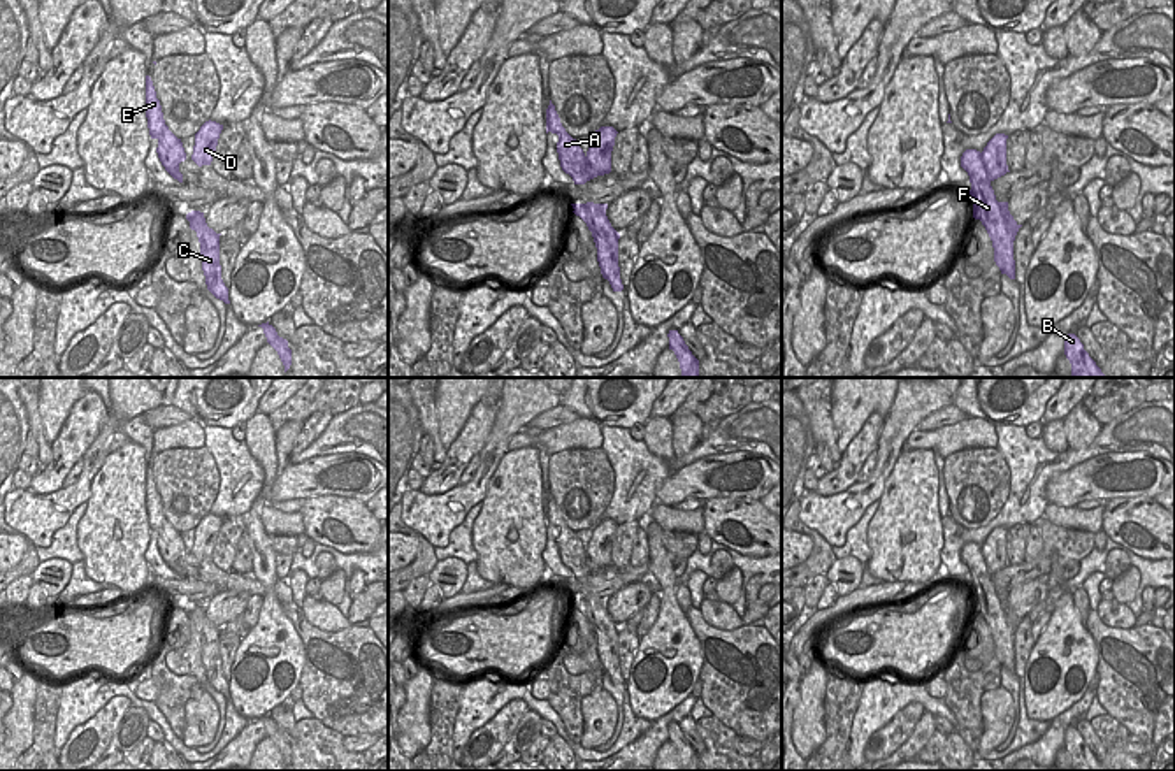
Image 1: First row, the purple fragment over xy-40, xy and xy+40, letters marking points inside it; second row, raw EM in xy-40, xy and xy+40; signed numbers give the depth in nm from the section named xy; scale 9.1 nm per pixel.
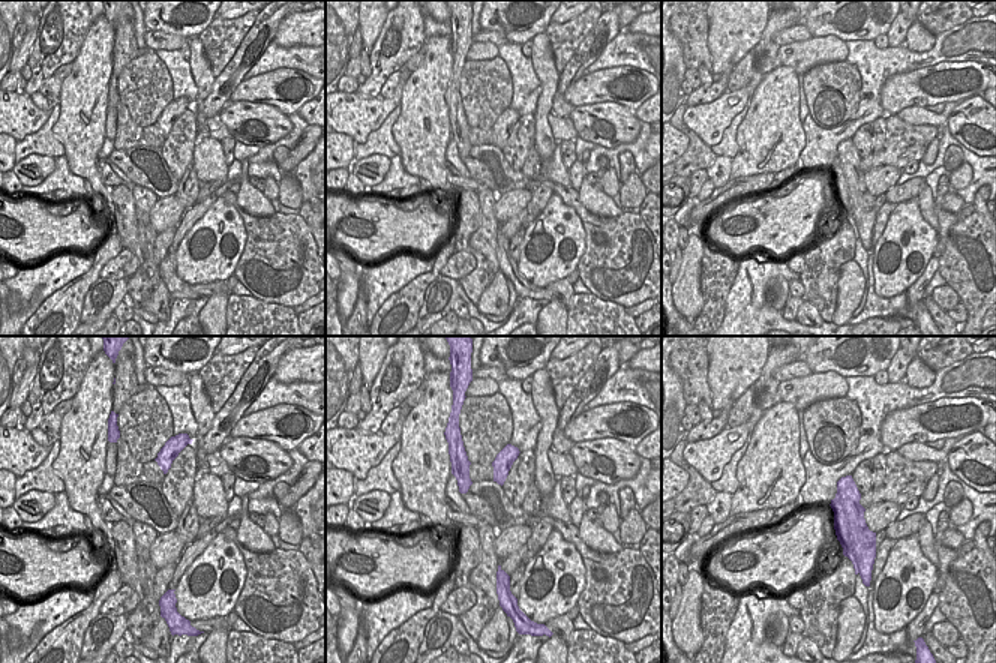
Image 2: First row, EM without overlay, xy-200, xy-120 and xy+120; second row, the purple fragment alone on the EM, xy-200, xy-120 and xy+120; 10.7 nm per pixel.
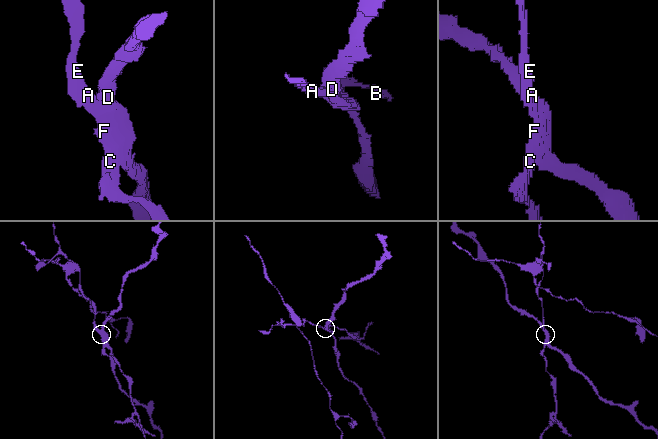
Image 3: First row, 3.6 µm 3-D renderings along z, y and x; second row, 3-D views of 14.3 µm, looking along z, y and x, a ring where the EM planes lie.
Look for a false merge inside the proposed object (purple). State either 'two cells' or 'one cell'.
two cells

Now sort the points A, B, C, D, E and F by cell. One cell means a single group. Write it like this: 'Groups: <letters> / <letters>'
Groups: A B C E F / D.

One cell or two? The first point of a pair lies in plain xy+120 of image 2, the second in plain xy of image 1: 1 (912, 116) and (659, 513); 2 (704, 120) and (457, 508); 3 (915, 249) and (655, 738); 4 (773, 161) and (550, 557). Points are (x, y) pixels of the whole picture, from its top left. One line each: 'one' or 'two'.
1: one
2: one
3: two
4: two

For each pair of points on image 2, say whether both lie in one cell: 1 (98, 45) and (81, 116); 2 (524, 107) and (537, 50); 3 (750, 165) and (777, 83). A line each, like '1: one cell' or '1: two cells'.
1: one cell
2: two cells
3: one cell

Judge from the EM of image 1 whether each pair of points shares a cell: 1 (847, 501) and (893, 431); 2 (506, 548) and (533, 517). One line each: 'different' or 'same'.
1: same
2: same

